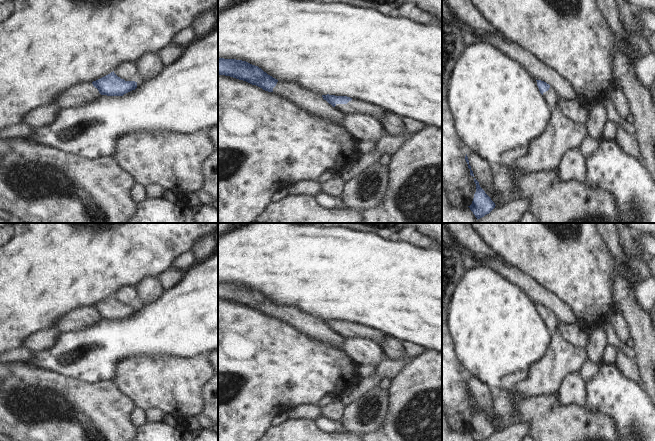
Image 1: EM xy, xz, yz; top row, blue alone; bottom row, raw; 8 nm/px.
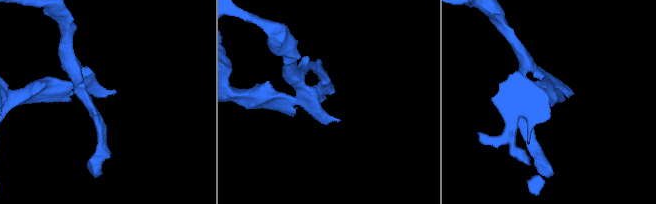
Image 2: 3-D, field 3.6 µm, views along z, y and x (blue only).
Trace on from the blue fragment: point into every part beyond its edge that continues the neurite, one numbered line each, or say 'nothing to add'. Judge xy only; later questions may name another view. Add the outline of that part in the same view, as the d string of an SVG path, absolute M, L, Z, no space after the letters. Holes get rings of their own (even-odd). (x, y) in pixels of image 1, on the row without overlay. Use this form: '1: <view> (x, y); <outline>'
nothing to add

